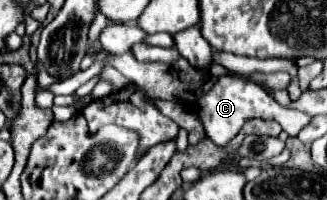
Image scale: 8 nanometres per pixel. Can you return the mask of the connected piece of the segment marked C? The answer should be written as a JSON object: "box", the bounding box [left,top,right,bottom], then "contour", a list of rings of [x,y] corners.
{"box":[193,77,311,145],"contour":[[[219,77],[217,85],[205,93],[195,105],[193,105],[193,111],[199,113],[203,125],[205,125],[205,131],[209,135],[209,139],[215,143],[215,145],[227,145],[237,133],[239,129],[243,127],[243,123],[247,119],[269,119],[269,121],[277,121],[283,131],[291,137],[299,135],[299,131],[311,121],[309,115],[301,113],[301,111],[293,111],[293,109],[287,109],[287,107],[281,107],[273,97],[269,97],[269,93],[255,85],[255,83],[249,83],[249,81],[243,81],[239,77]]]}

